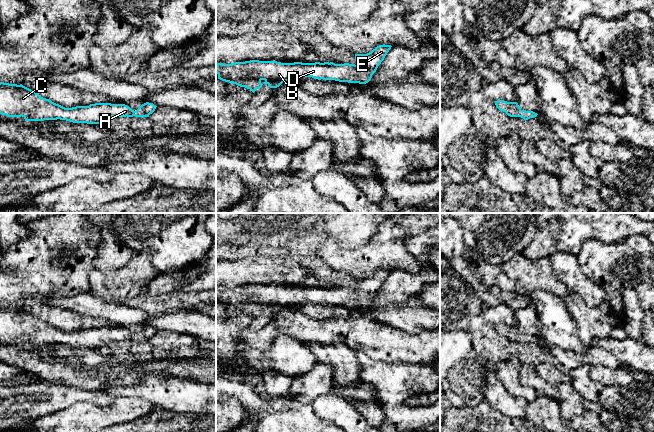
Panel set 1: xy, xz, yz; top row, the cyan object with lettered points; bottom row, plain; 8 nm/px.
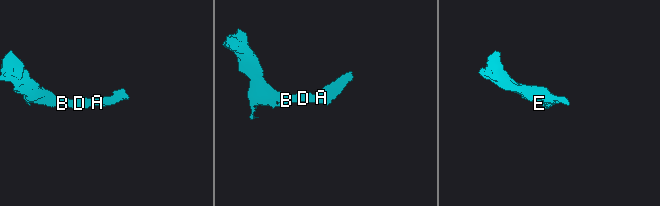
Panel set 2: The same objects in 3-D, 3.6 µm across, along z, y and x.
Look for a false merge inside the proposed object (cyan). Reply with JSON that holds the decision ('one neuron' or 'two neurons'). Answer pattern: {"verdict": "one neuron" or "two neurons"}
{"verdict": "one neuron"}

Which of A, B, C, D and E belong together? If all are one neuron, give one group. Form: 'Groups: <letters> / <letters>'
Groups: A B C D E

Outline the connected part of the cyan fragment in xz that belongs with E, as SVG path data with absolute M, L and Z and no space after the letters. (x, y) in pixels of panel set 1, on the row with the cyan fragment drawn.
M383 44L367 54L355 54L355 64L250 60L232 64L218 63L216 73L218 79L245 87L253 93L263 84L268 84L270 88L277 88L284 81L296 81L303 77L366 84L371 80L391 47Z

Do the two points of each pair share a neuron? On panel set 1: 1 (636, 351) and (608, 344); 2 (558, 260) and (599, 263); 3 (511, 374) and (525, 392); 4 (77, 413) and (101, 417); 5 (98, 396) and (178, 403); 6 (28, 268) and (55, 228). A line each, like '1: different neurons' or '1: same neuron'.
1: same neuron
2: different neurons
3: same neuron
4: same neuron
5: different neurons
6: same neuron

